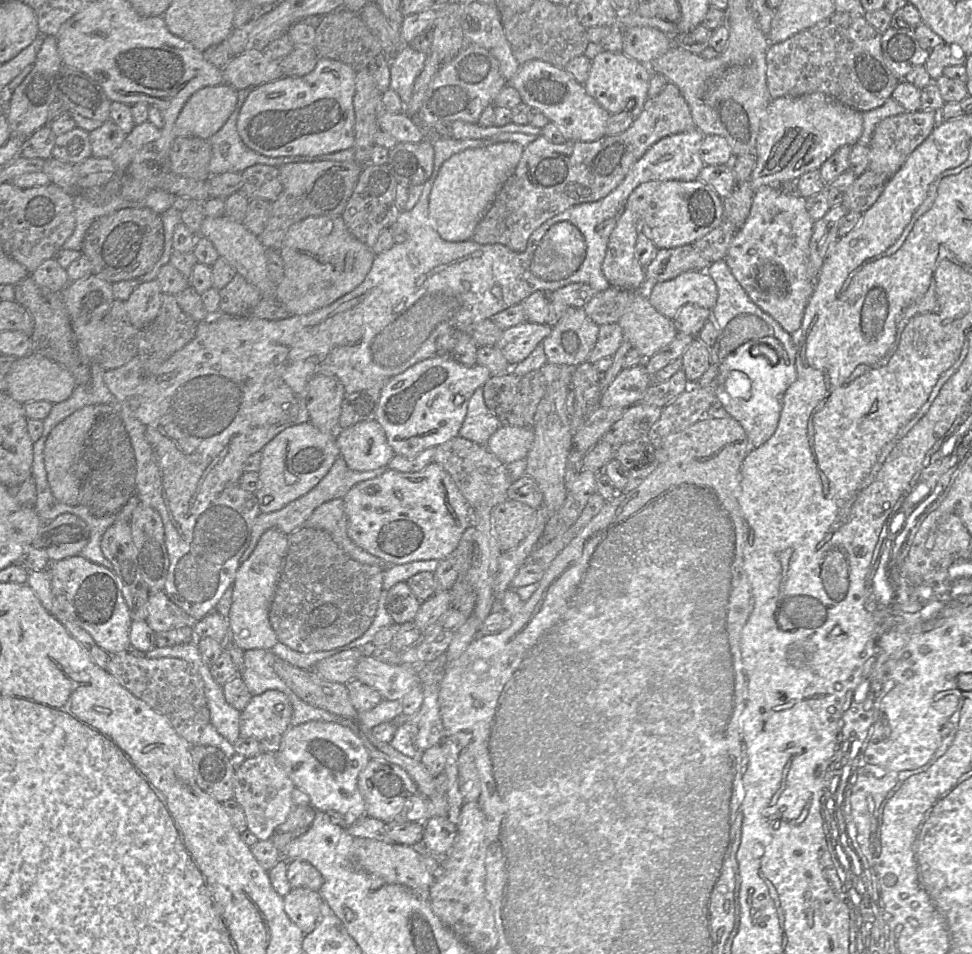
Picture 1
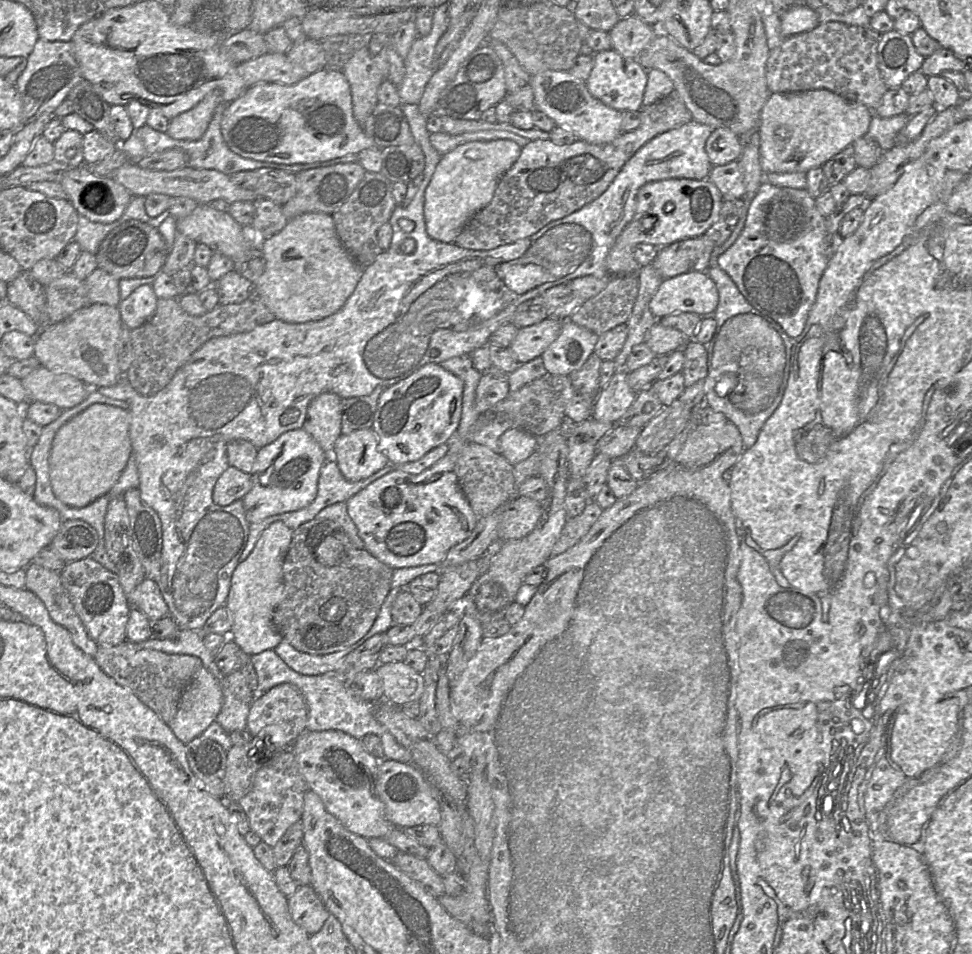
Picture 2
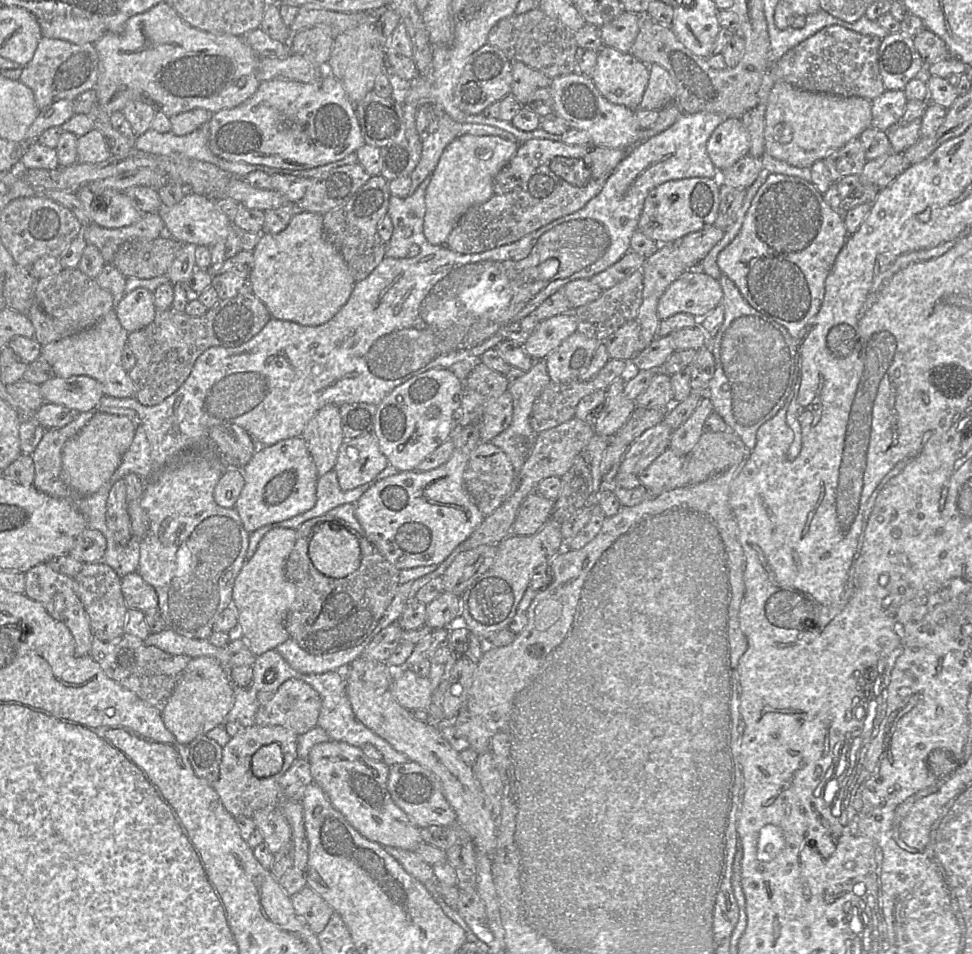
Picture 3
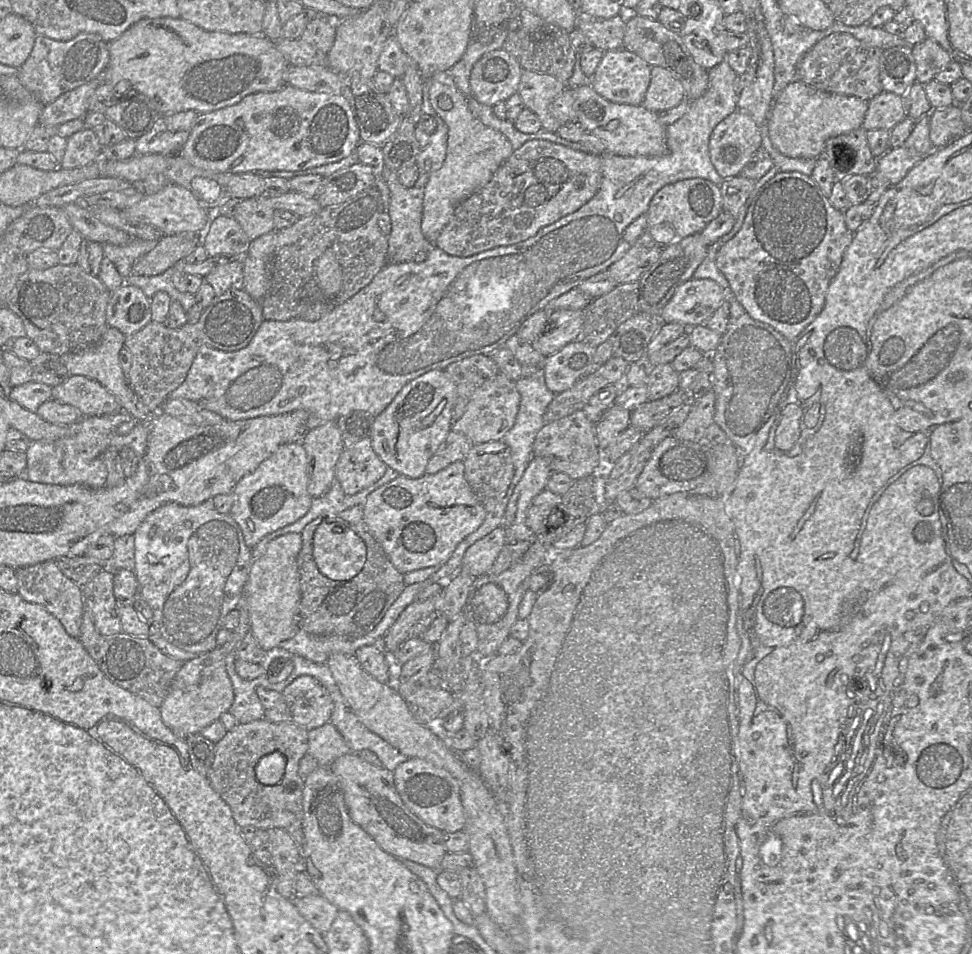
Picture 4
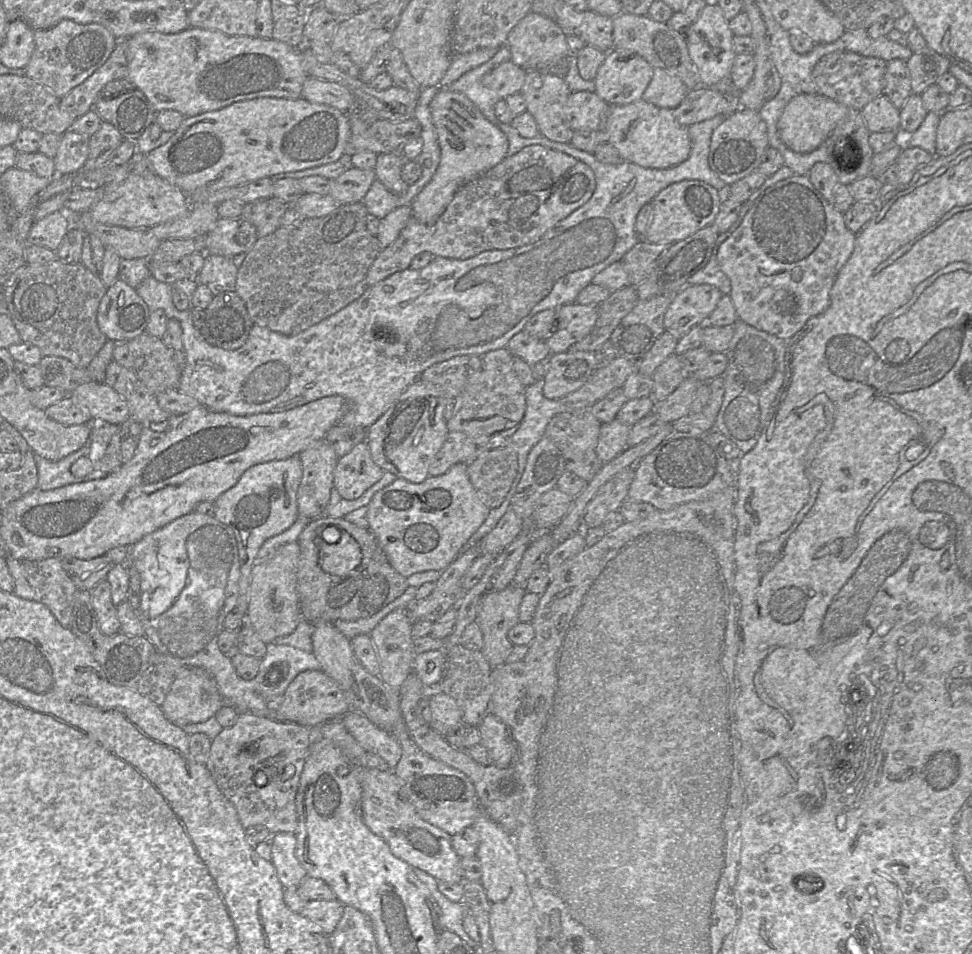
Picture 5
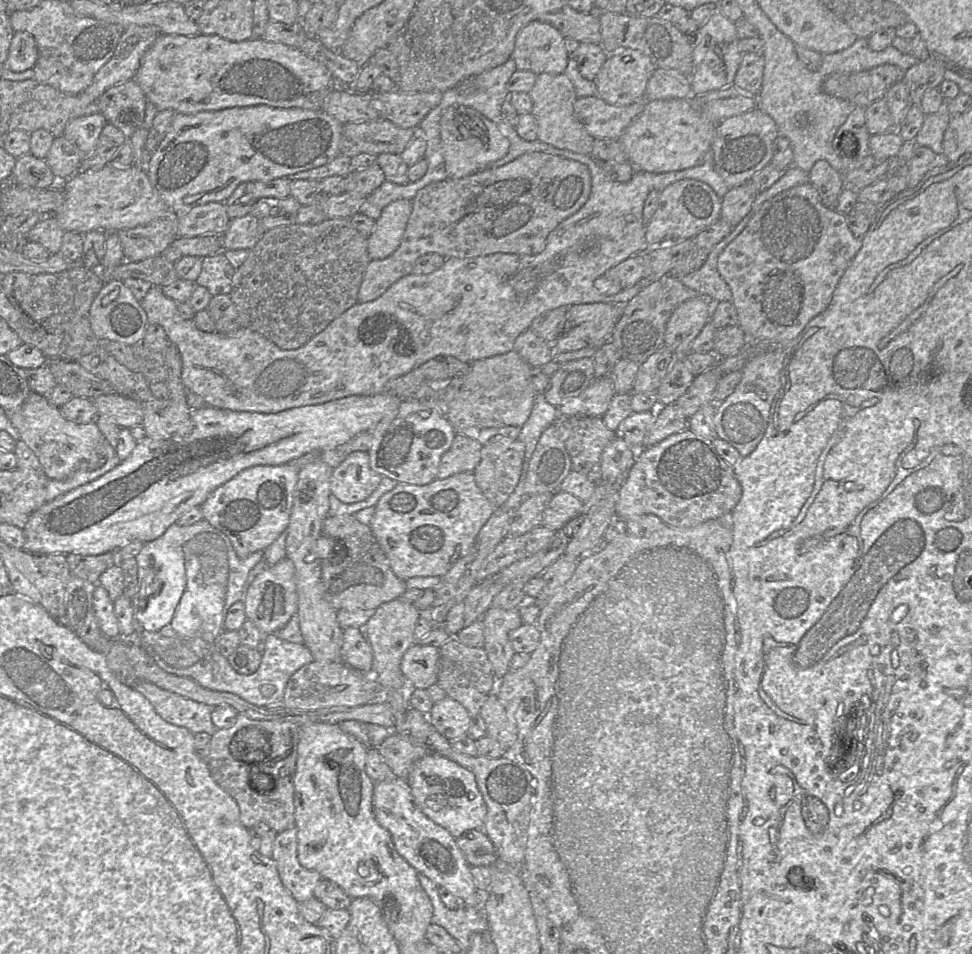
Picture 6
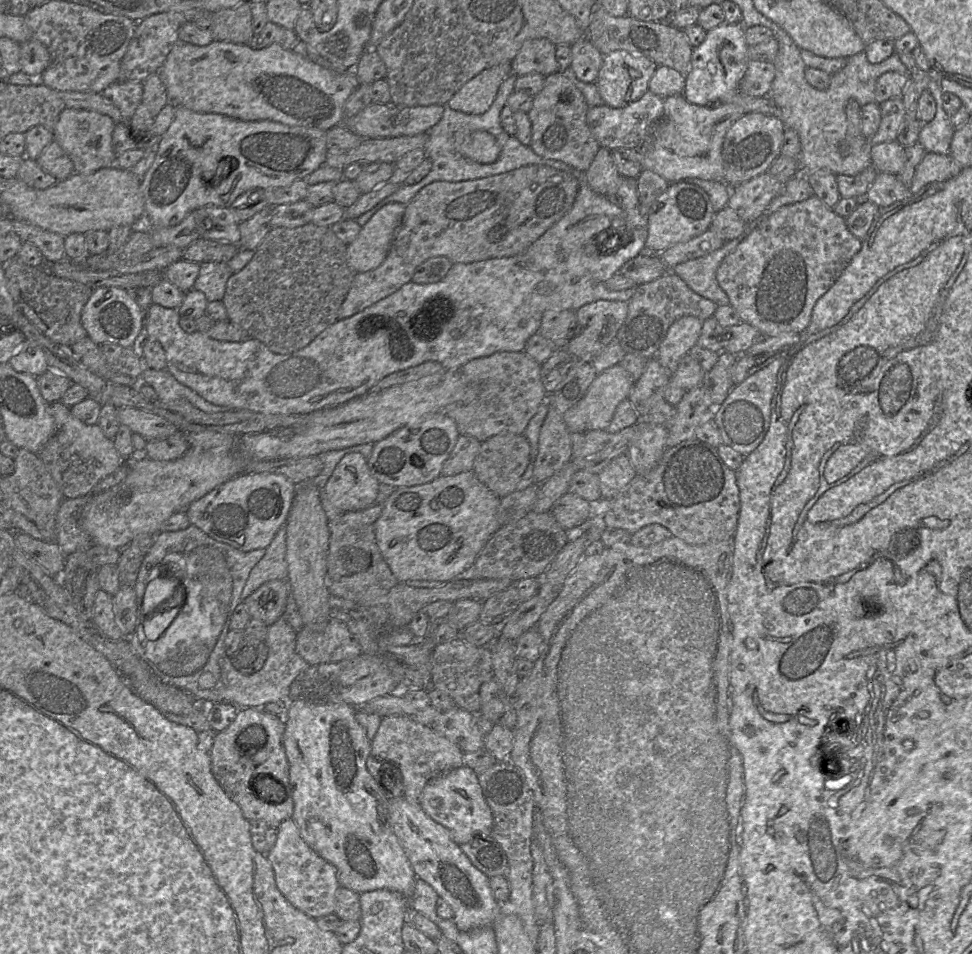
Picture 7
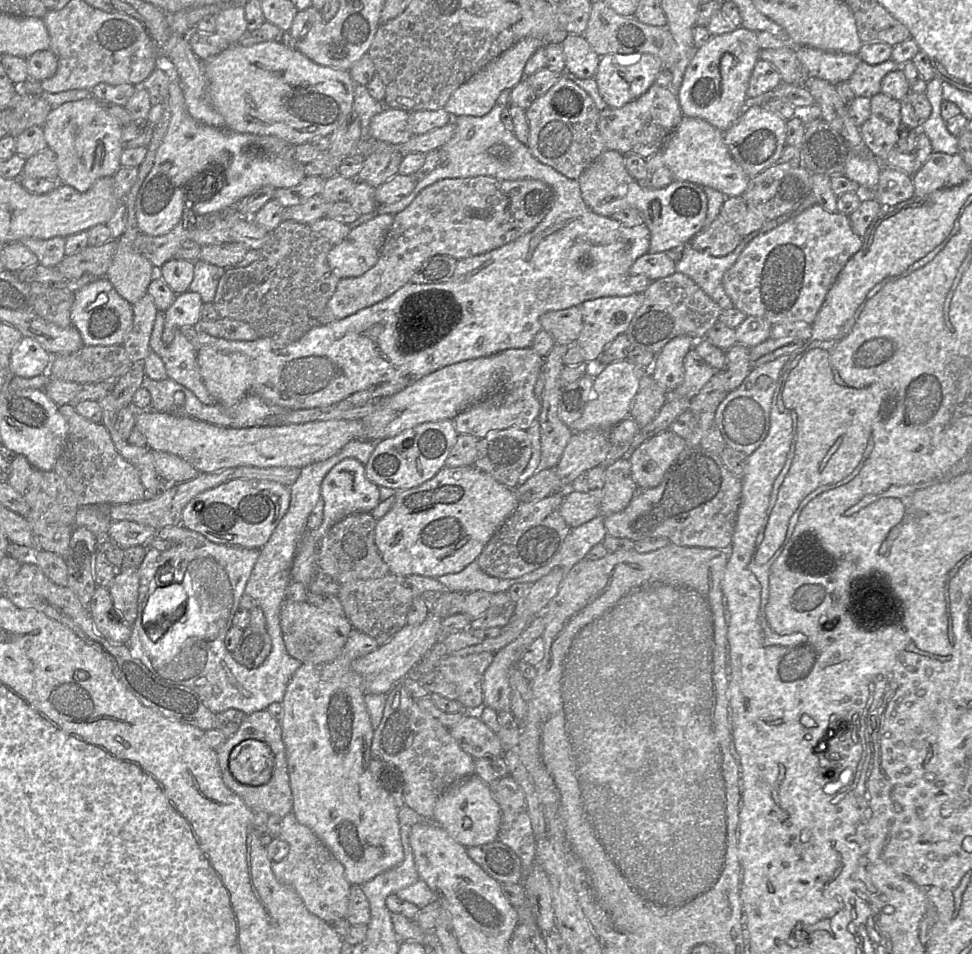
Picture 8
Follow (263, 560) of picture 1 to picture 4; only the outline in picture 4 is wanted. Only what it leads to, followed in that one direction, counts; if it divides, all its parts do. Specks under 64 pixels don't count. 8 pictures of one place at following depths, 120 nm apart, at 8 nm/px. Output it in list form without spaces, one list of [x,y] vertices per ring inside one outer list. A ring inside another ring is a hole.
[[[291,532],[270,541],[264,554],[252,559],[243,596],[249,608],[250,631],[264,651],[293,637],[300,629],[300,584],[297,570],[300,549],[301,534]]]

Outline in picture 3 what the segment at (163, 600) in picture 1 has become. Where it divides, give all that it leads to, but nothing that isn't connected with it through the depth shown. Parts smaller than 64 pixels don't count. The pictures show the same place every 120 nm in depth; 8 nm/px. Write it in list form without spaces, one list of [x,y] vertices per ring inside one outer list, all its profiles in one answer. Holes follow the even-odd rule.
[[[138,571],[121,578],[121,591],[128,608],[142,612],[158,609],[158,596],[154,587],[148,584]]]

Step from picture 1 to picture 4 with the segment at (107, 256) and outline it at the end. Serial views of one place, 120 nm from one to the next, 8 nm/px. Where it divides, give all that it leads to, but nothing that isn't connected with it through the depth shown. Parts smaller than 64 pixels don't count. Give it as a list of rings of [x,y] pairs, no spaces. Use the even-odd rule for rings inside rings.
[[[163,235],[154,249],[135,260],[132,274],[155,276],[162,274],[192,253],[202,242],[202,235]]]

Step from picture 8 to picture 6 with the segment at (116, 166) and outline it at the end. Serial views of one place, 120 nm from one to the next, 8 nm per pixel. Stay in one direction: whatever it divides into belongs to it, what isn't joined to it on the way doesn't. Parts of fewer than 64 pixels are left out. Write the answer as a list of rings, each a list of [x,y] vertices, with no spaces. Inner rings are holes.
[[[100,112],[77,117],[67,122],[63,136],[77,145],[83,160],[93,155],[100,133],[106,124],[107,121]]]

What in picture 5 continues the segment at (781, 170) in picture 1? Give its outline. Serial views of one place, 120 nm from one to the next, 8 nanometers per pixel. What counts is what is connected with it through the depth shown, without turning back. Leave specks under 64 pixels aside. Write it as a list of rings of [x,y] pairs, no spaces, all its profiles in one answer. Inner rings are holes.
[[[818,93],[800,94],[786,105],[778,121],[778,134],[781,141],[794,152],[810,153],[828,138],[850,112],[858,111],[850,111],[846,106]]]

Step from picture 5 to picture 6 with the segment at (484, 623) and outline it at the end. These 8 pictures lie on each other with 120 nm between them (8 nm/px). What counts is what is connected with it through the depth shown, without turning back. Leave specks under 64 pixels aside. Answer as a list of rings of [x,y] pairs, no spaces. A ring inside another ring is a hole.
[[[490,607],[480,620],[484,626],[483,648],[493,666],[495,677],[500,680],[510,670],[515,653],[509,634],[523,624],[520,611]]]

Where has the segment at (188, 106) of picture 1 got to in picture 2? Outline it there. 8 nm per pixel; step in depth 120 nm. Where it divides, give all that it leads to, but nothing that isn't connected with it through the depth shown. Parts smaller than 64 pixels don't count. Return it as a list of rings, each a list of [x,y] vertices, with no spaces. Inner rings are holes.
[[[213,90],[192,109],[169,121],[167,134],[178,140],[199,140],[206,132],[216,107],[221,103],[221,92]]]

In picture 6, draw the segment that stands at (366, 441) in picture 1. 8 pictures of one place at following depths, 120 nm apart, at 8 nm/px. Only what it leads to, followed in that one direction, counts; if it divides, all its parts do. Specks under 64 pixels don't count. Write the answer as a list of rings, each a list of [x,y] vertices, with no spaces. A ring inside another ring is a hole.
[[[355,451],[333,469],[331,494],[344,503],[360,502],[378,487],[382,478],[371,469],[368,452]]]

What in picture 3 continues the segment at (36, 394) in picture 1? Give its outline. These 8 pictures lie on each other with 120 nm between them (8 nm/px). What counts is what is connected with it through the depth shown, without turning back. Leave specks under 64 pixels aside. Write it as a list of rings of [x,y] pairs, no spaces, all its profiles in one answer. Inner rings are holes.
[[[87,375],[54,376],[40,384],[44,402],[59,404],[75,413],[94,409],[104,396],[101,384]]]

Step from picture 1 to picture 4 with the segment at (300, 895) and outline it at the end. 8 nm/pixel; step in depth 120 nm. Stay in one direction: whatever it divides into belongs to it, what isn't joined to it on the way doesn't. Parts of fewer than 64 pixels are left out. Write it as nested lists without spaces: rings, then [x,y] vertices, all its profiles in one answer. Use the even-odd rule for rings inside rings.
[[[320,894],[293,899],[293,901],[301,916],[320,934],[324,934],[330,929],[339,910]]]

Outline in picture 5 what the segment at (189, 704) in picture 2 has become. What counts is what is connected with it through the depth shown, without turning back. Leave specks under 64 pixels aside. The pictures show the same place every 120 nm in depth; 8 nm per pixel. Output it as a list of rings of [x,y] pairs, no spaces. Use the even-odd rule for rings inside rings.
[[[201,668],[183,670],[160,706],[166,718],[183,727],[215,716],[225,701],[215,680]]]

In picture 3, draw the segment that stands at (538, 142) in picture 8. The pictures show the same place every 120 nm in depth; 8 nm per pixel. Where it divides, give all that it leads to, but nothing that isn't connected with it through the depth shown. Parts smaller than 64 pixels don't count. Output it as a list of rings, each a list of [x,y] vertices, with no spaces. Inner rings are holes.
[[[511,61],[512,95],[525,105],[529,97],[539,88],[549,88],[552,79],[522,62]]]

